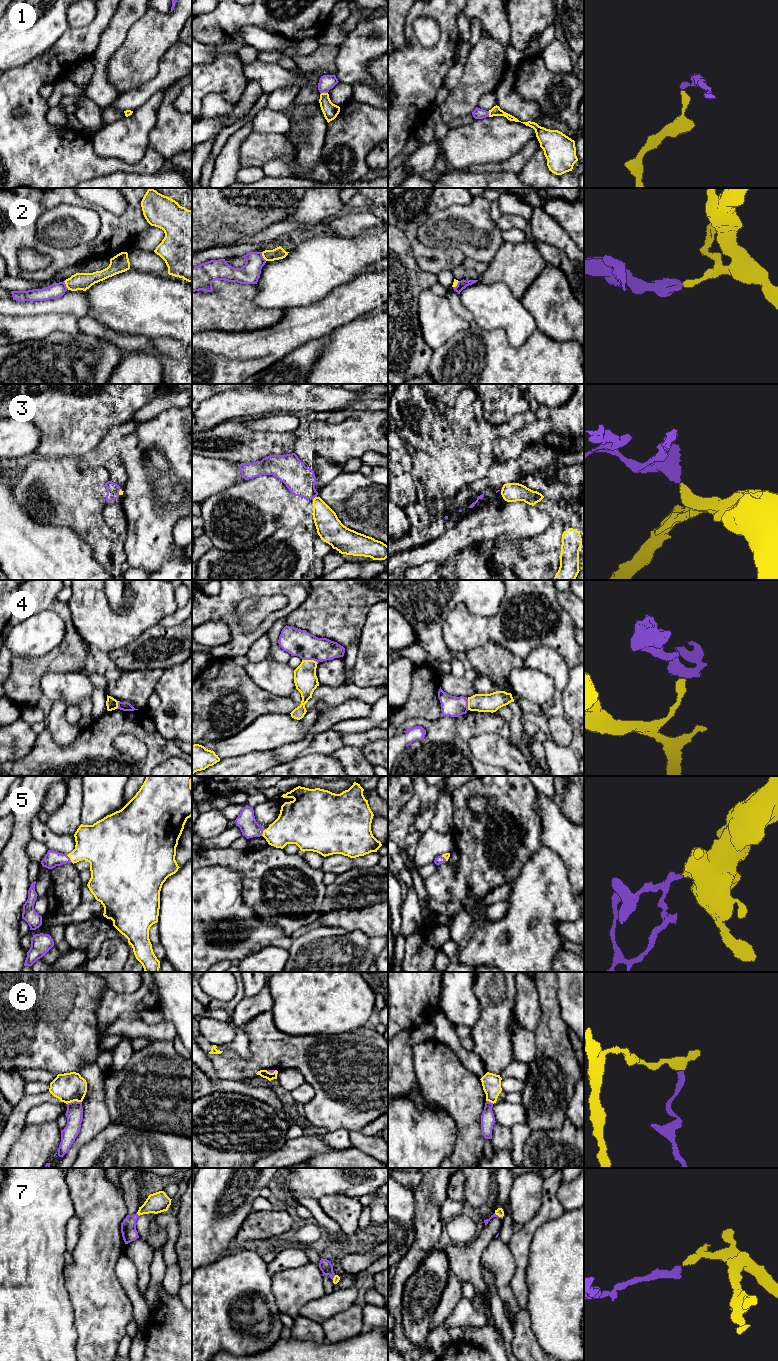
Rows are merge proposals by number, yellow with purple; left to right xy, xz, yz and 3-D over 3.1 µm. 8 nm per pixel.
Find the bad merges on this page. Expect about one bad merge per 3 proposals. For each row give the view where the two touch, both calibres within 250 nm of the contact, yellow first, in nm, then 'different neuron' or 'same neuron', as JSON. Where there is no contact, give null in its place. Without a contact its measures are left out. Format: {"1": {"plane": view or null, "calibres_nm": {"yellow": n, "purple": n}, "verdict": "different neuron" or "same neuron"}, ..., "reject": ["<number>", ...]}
{"1": {"plane": "xz", "calibres_nm": {"yellow": 120, "purple": 120}, "verdict": "same neuron"}, "2": {"plane": "xy", "calibres_nm": {"yellow": 140, "purple": 120}, "verdict": "different neuron"}, "3": {"plane": "xz", "calibres_nm": {"yellow": 200, "purple": 240}, "verdict": "same neuron"}, "4": {"plane": "xz", "calibres_nm": {"yellow": 190, "purple": 220}, "verdict": "different neuron"}, "5": {"plane": "xy", "calibres_nm": {"yellow": 320, "purple": 130}, "verdict": "same neuron"}, "6": {"plane": "xy", "calibres_nm": {"yellow": 240, "purple": 140}, "verdict": "different neuron"}, "7": {"plane": "xy", "calibres_nm": {"yellow": 170, "purple": 130}, "verdict": "same neuron"}, "reject": ["2", "4", "6"]}

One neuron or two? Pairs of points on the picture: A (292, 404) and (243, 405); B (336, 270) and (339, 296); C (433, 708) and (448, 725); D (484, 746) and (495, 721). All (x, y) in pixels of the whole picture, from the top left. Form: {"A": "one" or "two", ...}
{"A": "one", "B": "two", "C": "two", "D": "two"}

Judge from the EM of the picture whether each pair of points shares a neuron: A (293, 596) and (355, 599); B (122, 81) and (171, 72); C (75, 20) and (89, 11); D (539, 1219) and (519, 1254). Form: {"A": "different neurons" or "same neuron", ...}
{"A": "different neurons", "B": "different neurons", "C": "same neuron", "D": "same neuron"}

